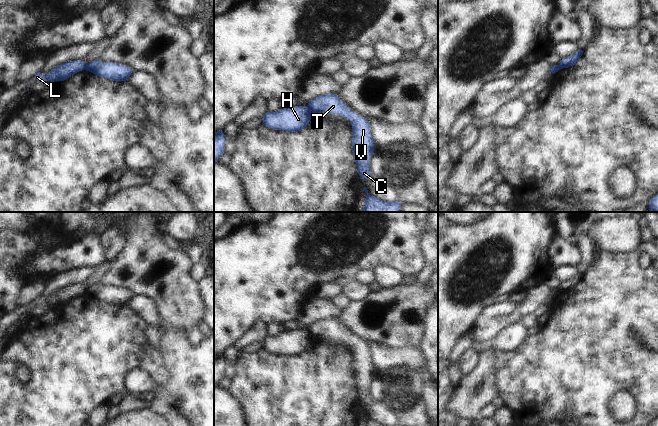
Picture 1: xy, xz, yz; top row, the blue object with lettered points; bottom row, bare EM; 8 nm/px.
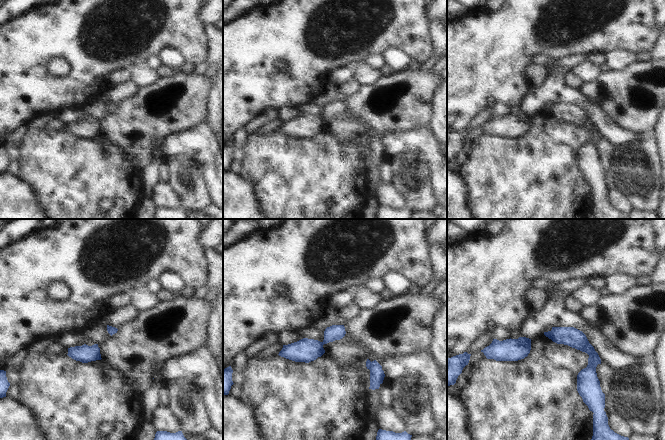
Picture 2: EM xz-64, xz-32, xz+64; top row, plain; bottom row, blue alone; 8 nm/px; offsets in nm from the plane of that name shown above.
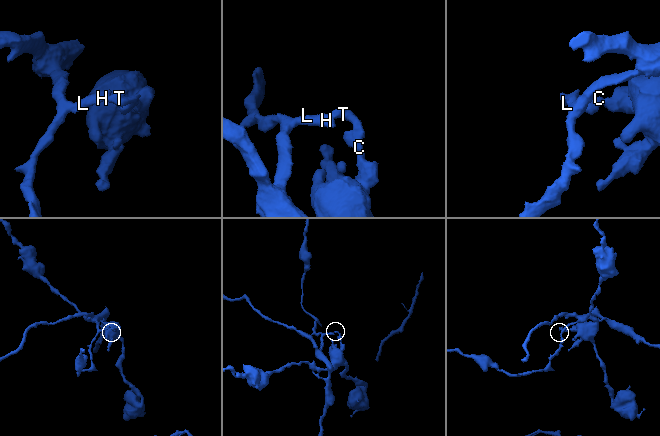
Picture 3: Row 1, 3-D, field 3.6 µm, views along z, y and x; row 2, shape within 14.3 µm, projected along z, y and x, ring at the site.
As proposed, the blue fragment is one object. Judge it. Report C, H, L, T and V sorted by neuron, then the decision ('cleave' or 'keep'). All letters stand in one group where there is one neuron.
C T V / H L; cleave

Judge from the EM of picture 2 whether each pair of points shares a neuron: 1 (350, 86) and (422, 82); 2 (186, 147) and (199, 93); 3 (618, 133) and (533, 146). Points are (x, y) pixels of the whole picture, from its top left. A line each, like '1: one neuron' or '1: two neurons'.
1: two neurons
2: two neurons
3: two neurons

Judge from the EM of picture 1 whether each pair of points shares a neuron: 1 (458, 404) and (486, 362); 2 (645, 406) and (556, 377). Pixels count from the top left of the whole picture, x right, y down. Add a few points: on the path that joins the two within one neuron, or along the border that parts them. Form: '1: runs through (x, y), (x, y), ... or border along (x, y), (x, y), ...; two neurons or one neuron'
1: runs through (468, 394), (472, 390), (474, 383), (485, 372); one neuron
2: runs through (633, 380), (630, 377), (582, 377); one neuron

